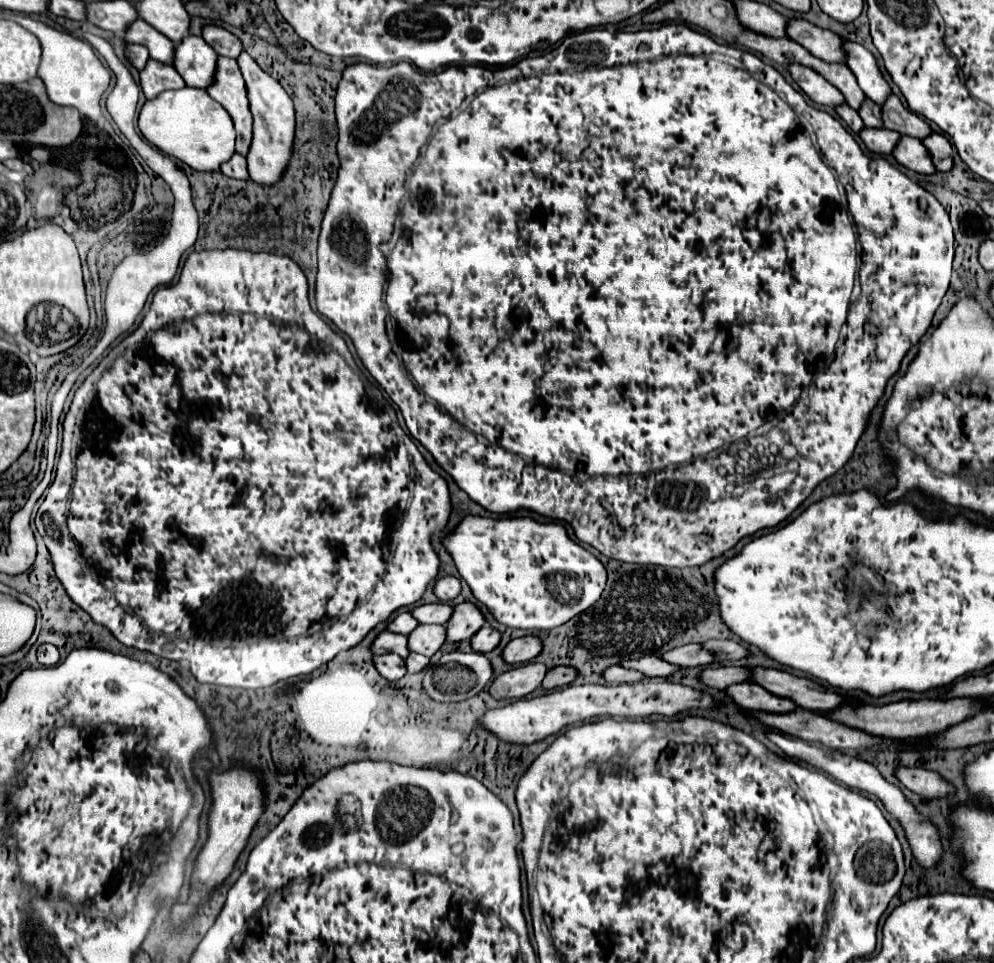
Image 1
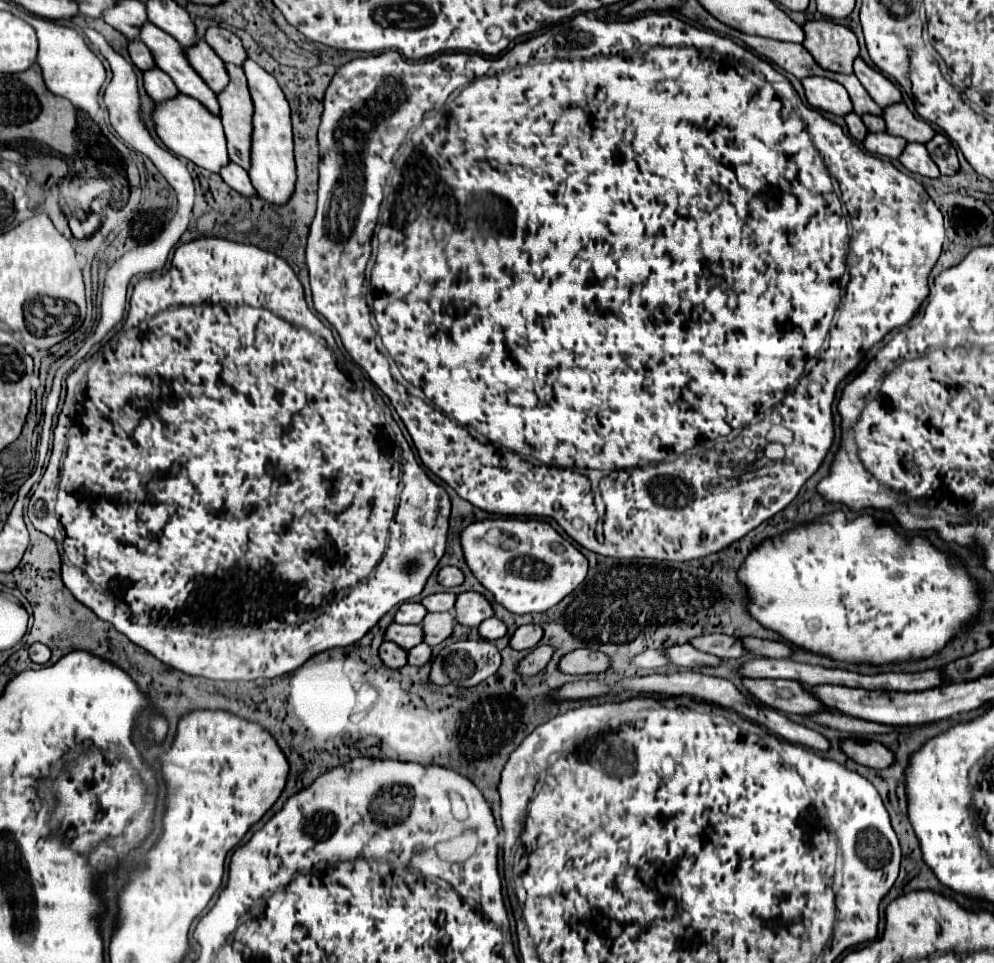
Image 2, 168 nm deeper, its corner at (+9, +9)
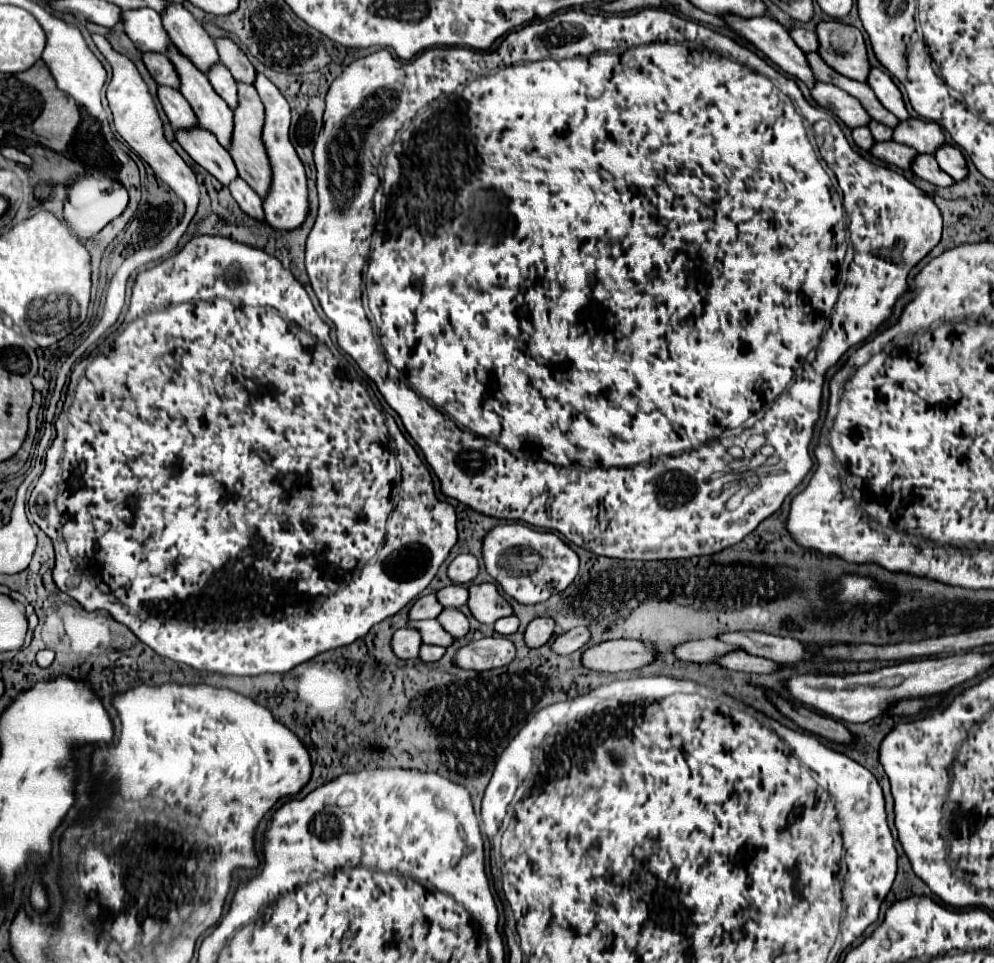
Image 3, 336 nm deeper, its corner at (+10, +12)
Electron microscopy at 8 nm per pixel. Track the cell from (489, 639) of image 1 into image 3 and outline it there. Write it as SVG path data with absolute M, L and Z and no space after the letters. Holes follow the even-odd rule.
M509 616L509 618L499 618L499 620L495 622L493 630L495 630L497 634L501 634L501 636L507 636L507 634L513 634L513 632L517 630L517 626L519 626L517 616Z

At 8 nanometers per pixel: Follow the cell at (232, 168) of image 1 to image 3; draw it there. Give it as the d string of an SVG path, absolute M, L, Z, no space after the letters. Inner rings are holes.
M235 178L233 184L229 184L229 190L231 190L235 202L241 206L243 212L247 212L249 216L253 216L257 220L263 218L261 198L257 192L253 192L253 188L249 188L249 184L243 178Z

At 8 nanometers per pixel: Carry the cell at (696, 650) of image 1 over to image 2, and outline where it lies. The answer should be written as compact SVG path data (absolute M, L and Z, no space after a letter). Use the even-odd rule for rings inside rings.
M702 635L702 637L690 639L690 643L704 653L712 653L712 655L726 657L726 659L730 659L730 657L738 659L746 653L742 639L730 637L730 635Z

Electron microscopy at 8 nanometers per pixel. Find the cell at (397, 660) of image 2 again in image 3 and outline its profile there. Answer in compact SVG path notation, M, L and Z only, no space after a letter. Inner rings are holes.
M399 628L391 638L391 648L397 658L417 658L421 646L421 636L413 628Z

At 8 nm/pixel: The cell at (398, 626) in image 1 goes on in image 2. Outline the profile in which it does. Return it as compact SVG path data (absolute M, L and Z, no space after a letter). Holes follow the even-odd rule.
M404 603L404 605L400 605L400 609L398 609L398 613L396 613L396 623L404 623L404 625L408 625L408 623L422 623L422 619L426 617L426 607L422 605L422 603Z

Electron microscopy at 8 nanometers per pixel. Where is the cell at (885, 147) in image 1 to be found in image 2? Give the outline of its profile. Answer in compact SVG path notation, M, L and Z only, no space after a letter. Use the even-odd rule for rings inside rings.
M868 133L868 137L864 139L864 147L868 153L888 157L888 159L898 159L902 155L906 143L908 143L906 139L894 137L888 133Z

